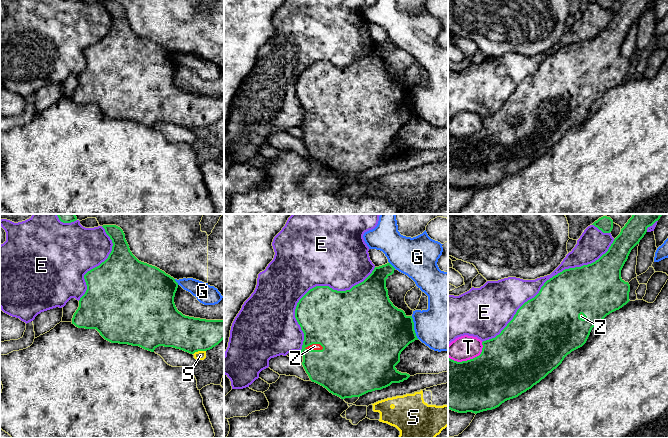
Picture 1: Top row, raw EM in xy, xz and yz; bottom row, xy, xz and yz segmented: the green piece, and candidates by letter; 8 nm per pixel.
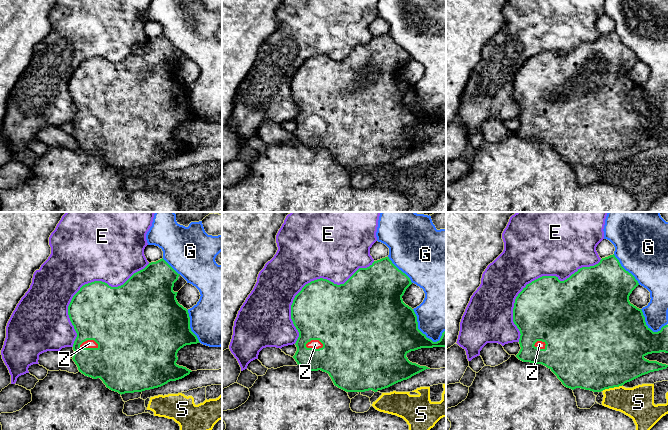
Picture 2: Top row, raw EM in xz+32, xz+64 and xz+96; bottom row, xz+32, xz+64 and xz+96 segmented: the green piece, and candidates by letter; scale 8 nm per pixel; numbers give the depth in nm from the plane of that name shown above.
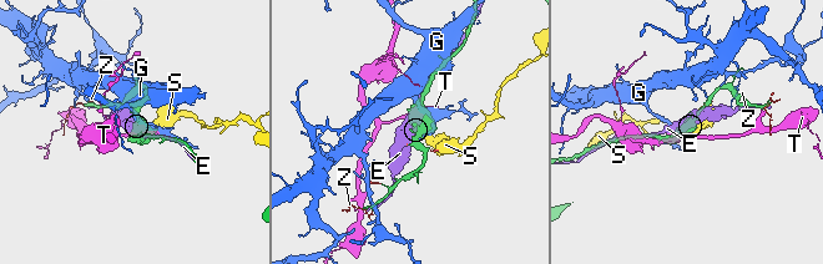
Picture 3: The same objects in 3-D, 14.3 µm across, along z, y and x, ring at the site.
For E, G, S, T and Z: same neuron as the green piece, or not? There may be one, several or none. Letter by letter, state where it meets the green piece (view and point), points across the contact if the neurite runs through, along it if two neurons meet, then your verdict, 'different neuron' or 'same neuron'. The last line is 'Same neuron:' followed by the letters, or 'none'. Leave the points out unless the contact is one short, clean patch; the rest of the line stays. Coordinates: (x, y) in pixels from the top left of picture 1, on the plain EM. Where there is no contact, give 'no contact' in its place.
E: yz (546, 57) | different neuron
G: xz (413, 103) | different neuron
S: xy (199, 126) | different neuron
T: yz (470, 135) | different neuron
Z: xz (313, 126) | same neuron
Same neuron: Z

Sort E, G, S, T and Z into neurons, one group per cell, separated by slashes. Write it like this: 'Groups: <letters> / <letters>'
Groups: E / G / S / T / Z

